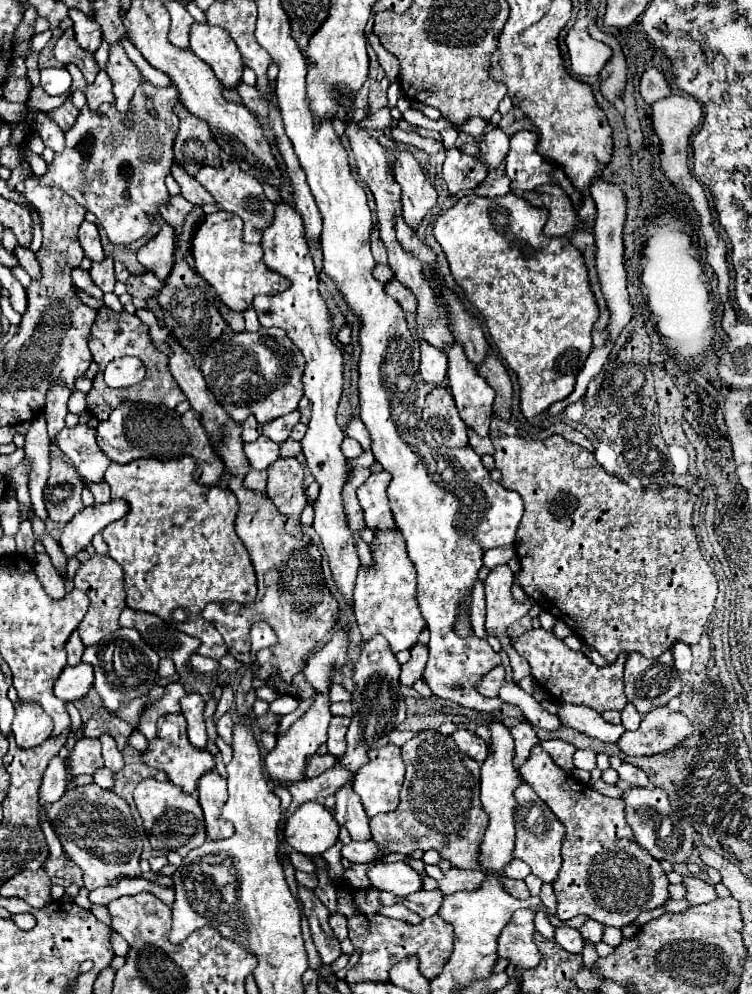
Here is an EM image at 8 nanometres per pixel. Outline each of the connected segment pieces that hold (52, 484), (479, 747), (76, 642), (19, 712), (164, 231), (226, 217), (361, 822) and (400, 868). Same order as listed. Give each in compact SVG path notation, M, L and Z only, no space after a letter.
M50 444L52 454L52 468L48 474L48 486L44 490L44 504L48 510L50 520L54 522L70 522L76 512L84 508L82 504L82 480L78 478L76 470L70 470L70 466L60 460L60 450L56 444Z
M458 730L458 732L452 734L452 738L458 744L458 748L464 750L470 758L474 758L478 762L484 762L484 758L486 758L486 742L482 738L478 738L470 730Z
M72 632L72 636L68 638L66 644L66 652L68 652L68 664L80 664L82 662L82 652L84 652L84 644L78 636L78 632Z
M18 700L14 708L16 716L12 722L12 732L18 748L36 748L52 736L52 720L48 718L48 714L44 714L44 710L40 710L40 706Z
M164 222L160 232L136 252L138 262L148 272L154 272L160 280L166 280L174 266L174 248L176 248L174 238L176 238L174 228Z
M220 210L204 218L192 238L192 256L196 260L196 272L210 282L230 310L244 312L252 306L256 294L278 294L288 288L288 278L264 266L262 246L252 246L242 240L242 220L232 212Z
M342 786L336 792L336 822L344 826L352 840L370 840L370 826L368 826L368 816L362 808L360 798L354 794L352 786Z
M376 862L372 868L368 868L366 874L374 888L394 892L398 898L404 898L410 892L418 892L422 888L418 872L406 862Z

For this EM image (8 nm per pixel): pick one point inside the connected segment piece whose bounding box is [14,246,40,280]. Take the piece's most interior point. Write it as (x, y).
(27, 260)

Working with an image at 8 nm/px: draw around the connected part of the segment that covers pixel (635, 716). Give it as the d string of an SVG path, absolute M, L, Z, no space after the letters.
M626 704L626 708L622 710L622 726L626 728L626 730L636 730L638 728L638 724L640 724L640 720L642 720L642 716L638 714L638 710L634 708L634 704Z

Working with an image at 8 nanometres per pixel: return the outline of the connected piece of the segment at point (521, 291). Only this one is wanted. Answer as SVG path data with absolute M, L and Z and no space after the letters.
M472 194L460 198L434 222L434 236L448 258L456 284L464 290L466 300L482 314L500 356L518 376L520 412L528 420L574 390L576 376L592 352L592 326L598 320L598 304L590 290L580 250L570 240L546 238L542 232L546 220L548 210L530 206L520 196L482 198Z

